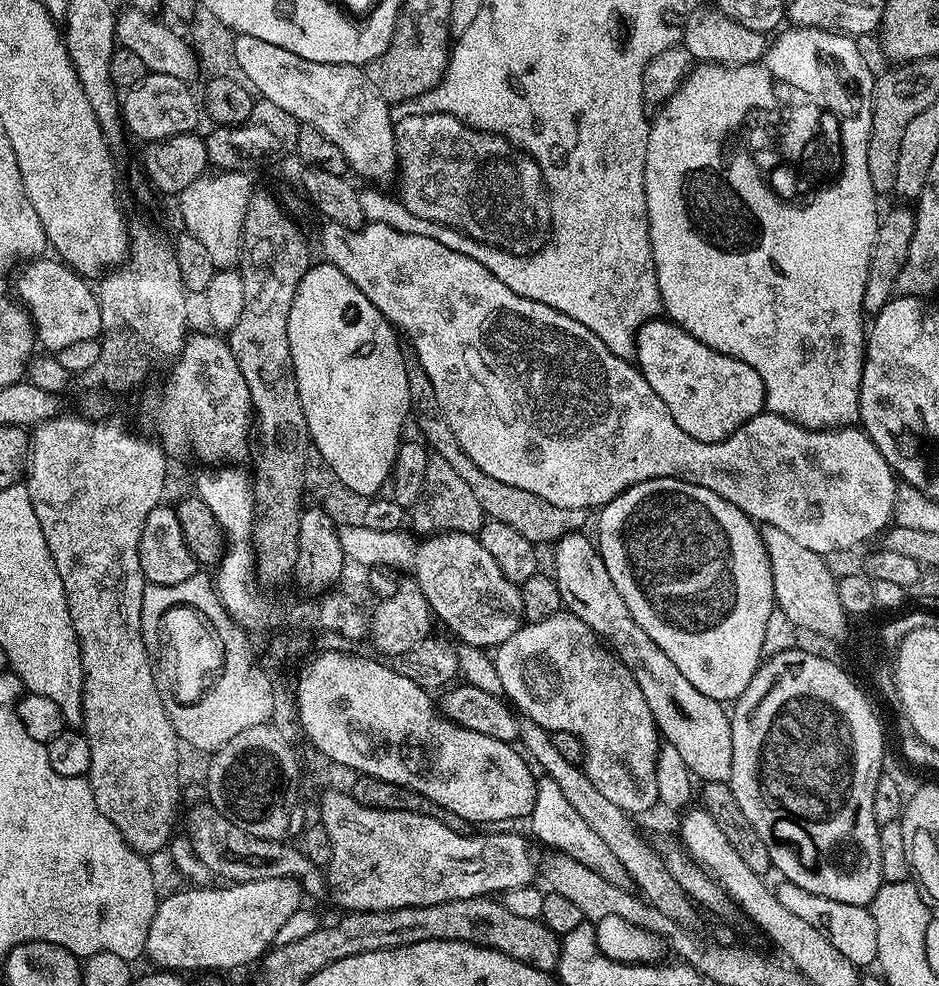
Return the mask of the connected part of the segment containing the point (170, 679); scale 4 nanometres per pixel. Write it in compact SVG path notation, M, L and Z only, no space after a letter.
M183 604L170 606L152 618L150 626L141 629L141 632L148 651L148 661L152 664L156 693L165 707L203 703L225 682L228 668L226 649L214 629L214 621L203 610Z

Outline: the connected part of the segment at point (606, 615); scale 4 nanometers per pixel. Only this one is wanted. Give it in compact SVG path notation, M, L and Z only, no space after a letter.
M580 530L570 532L554 544L556 553L552 556L550 572L560 591L561 605L573 616L582 618L582 622L586 622L586 626L590 626L632 671L638 690L642 690L642 698L646 698L646 706L650 706L656 731L678 750L689 773L700 782L727 781L732 775L732 722L725 705L714 698L706 698L702 690L694 690L694 686L682 678L678 666L674 666L652 641L650 634L634 622L630 610L626 610L626 602L622 602L622 594L614 590L614 582L610 582L610 574L606 574L597 545L593 541L591 544L584 534Z

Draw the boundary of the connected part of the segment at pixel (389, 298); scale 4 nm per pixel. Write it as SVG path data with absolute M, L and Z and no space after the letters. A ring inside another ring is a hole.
M368 222L359 231L360 240L356 240L356 248L360 248L360 256L364 256L364 268L368 268L368 272L376 276L376 284L380 284L380 305L376 309L384 315L384 319L397 333L403 336L404 332L405 338L412 343L412 348L416 351L415 363L419 364L430 386L434 388L434 398L444 415L444 421L448 423L454 438L460 443L460 449L480 467L481 472L494 478L499 484L514 486L518 490L528 490L553 506L599 510L638 482L646 482L650 478L678 478L682 482L714 490L714 494L738 506L738 510L742 510L757 525L769 524L778 526L778 530L786 530L786 534L790 534L794 542L806 546L806 550L814 550L821 558L828 558L831 552L844 552L847 548L870 539L871 536L879 537L893 523L898 482L886 458L882 458L878 446L874 446L863 427L804 428L765 410L724 440L702 442L698 438L690 438L690 434L686 434L686 430L682 430L682 426L674 422L674 414L670 414L666 402L662 402L662 398L654 394L650 382L646 382L635 363L629 362L623 356L615 356L602 342L602 338L586 330L582 322L574 322L574 318L556 312L542 302L534 302L530 298L514 294L514 290L498 282L498 278L494 278L494 274L490 274L486 266L454 250L446 250L446 246L442 246L442 242L434 242L434 238L411 234L412 240L404 240L404 232L383 223ZM392 248L396 248L396 280L392 280Z

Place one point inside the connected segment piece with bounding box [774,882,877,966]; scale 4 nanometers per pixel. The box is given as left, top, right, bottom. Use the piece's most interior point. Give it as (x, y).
(850, 929)

